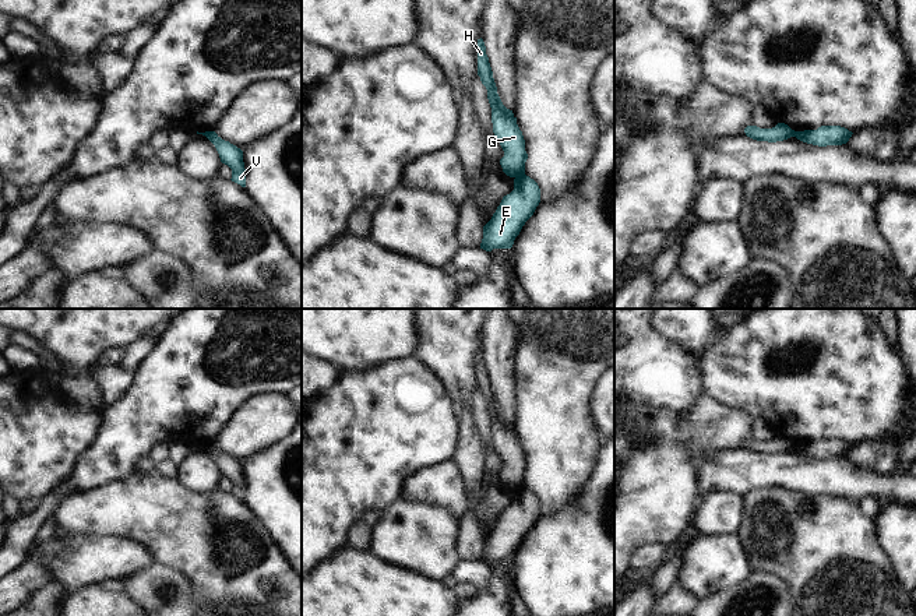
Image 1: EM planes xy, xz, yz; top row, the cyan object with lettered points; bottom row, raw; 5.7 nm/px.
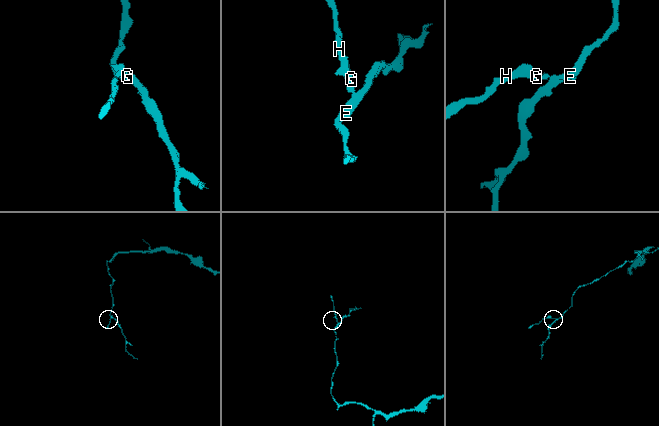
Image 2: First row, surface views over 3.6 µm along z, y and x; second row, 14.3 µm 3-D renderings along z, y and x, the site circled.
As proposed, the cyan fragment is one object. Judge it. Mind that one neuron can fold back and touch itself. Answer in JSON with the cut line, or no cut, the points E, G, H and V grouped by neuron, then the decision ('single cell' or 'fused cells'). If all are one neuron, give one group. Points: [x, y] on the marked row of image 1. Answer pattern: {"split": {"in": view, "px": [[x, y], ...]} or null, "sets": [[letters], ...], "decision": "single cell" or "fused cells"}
{"split": {"in": "xz", "px": [[524, 172], [515, 178]]}, "sets": [["E", "V"], ["G", "H"]], "decision": "fused cells"}

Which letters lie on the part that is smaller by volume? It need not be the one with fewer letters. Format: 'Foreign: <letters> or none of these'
Foreign: G, H

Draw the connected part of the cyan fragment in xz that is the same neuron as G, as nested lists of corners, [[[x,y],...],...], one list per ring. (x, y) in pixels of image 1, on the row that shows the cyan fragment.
[[[482,38],[478,39],[478,75],[487,89],[493,133],[504,151],[504,156],[500,159],[503,172],[510,177],[521,176],[525,173],[525,162],[528,159],[525,140],[512,110],[503,105],[497,94],[493,71]]]

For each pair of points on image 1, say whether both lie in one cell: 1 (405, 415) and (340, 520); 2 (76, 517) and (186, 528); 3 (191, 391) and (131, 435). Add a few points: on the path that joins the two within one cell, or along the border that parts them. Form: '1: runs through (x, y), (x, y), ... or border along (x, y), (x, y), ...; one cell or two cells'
1: runs through (379, 442), (340, 481), (340, 493); one cell
2: runs through (104, 517), (158, 517); one cell
3: runs through (176, 396), (147, 419); one cell

